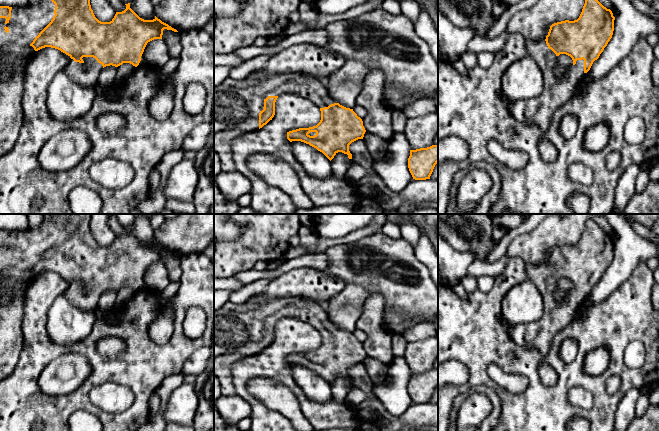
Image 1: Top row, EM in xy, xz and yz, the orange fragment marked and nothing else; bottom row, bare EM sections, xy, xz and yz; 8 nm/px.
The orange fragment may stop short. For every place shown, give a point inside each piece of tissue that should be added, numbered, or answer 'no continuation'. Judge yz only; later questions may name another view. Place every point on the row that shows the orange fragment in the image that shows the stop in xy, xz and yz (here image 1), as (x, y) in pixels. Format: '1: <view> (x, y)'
1: yz (539, 110)

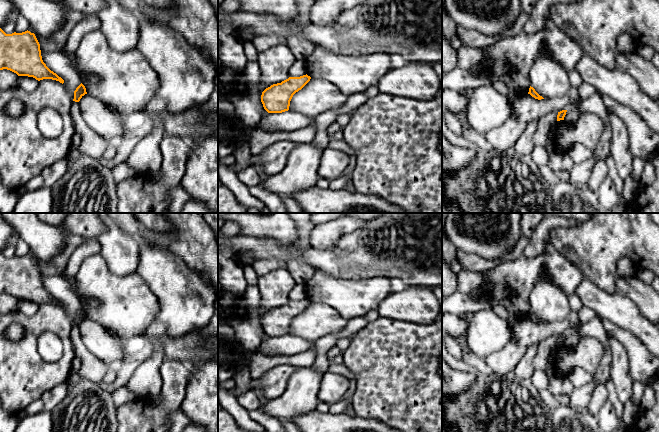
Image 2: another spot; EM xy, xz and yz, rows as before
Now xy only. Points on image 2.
no continuation

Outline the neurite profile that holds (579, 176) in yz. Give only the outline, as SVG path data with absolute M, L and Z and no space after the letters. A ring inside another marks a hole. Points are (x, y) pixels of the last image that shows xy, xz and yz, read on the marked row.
M593 154L590 159L579 164L574 164L570 172L569 182L579 189L586 188L591 176L591 171L597 161L597 157Z

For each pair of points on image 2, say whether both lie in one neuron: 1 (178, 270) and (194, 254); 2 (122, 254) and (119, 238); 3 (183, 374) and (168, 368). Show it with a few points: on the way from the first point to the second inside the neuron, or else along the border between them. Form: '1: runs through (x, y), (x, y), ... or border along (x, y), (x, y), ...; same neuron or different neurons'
1: border along (166, 249), (178, 255), (203, 278); different neurons
2: runs through (120, 250), (119, 242); same neuron
3: runs through (179, 374), (175, 374), (172, 371); same neuron

